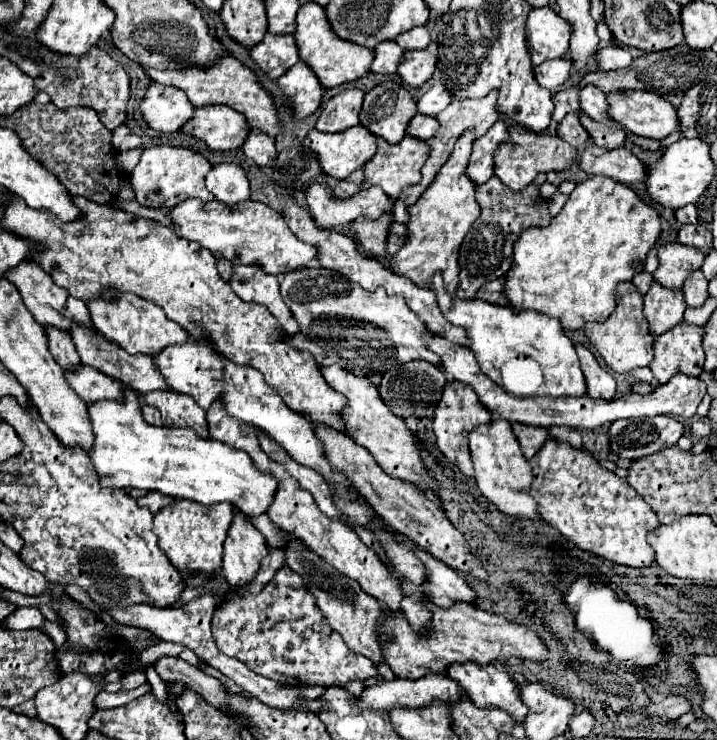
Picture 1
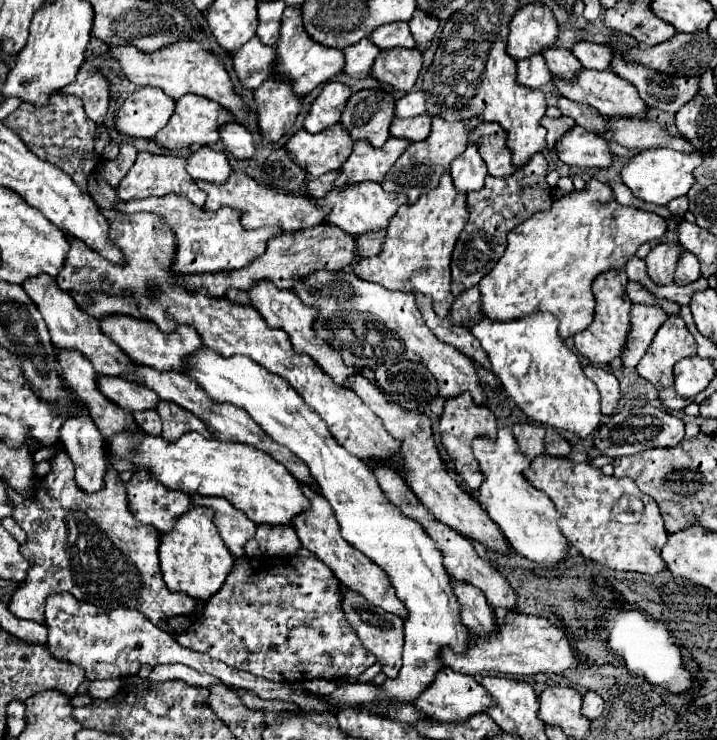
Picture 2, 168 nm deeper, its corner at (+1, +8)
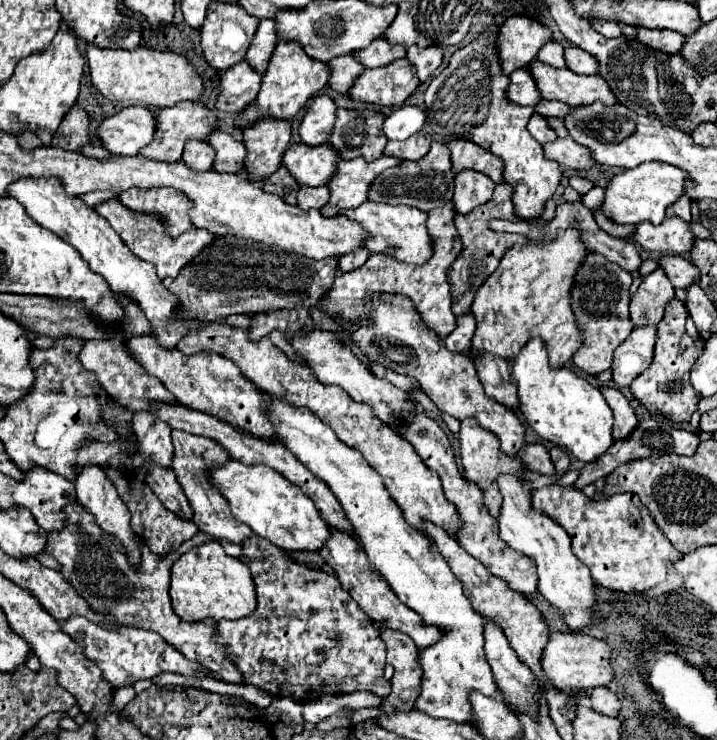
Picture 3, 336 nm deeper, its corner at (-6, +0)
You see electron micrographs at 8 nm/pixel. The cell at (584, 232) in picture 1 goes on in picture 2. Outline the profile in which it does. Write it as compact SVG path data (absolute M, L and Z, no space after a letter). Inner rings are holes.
M591 178L583 190L573 190L563 198L553 200L551 210L537 212L517 228L507 234L507 248L497 266L479 282L483 314L493 320L513 320L533 312L551 312L559 318L559 334L561 338L569 338L581 330L585 330L593 322L595 312L595 296L591 292L593 280L601 272L609 270L625 270L625 264L631 256L635 256L637 248L643 242L663 238L667 230L667 222L655 214L633 206L623 206L613 198L613 190L609 184Z

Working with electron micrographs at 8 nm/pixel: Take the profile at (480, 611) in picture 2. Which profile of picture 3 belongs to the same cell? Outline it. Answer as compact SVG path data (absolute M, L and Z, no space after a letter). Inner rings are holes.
M486 620L486 626L484 626L484 638L486 638L486 646L484 646L484 652L486 652L486 660L494 672L494 680L498 684L498 690L502 692L504 696L504 702L506 704L512 704L514 706L514 712L516 714L530 714L530 716L540 716L540 704L538 700L534 700L536 692L538 692L538 684L536 684L536 678L534 674L530 672L528 666L524 666L516 652L512 652L508 640L504 638L502 630L492 622L492 620Z

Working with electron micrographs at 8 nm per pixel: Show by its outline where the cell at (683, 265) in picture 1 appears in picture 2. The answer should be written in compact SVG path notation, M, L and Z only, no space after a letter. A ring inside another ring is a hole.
M659 242L657 246L653 246L649 256L645 258L647 274L651 276L651 280L657 284L673 284L675 266L681 258L681 252L685 252L685 248L673 242Z

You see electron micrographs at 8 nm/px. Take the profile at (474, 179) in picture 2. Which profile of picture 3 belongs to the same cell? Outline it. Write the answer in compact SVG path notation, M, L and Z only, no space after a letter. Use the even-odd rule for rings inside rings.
M464 170L454 178L454 210L458 214L468 214L474 208L486 204L492 198L494 182L474 170Z

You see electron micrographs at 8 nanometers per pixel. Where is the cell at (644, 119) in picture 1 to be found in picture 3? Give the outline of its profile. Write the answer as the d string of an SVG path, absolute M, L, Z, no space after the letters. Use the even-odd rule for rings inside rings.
M534 60L528 70L536 82L538 92L546 100L560 100L570 106L592 104L594 100L602 100L604 104L616 102L606 80L600 76L580 76L568 68L540 64L540 60Z

